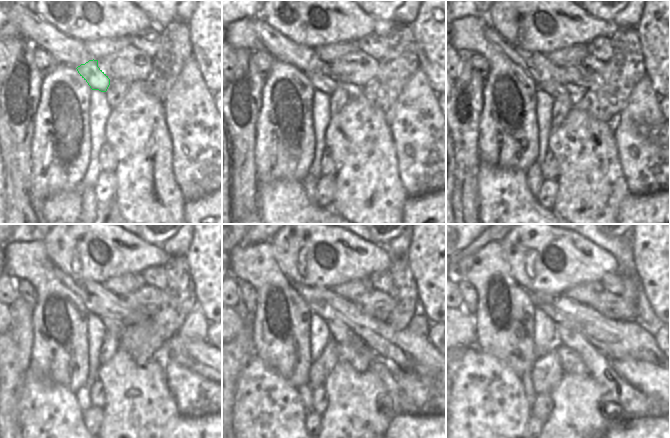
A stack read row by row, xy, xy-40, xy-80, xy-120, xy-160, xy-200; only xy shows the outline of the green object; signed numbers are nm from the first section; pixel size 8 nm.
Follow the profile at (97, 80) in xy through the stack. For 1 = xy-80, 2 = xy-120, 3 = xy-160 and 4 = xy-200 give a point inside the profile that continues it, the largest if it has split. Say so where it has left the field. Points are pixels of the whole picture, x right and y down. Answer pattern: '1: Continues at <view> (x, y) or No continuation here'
1: Continues at xy-80 (554, 89)
2: Continues at xy-120 (115, 326)
3: Continues at xy-160 (339, 332)
4: Continues at xy-200 (620, 402)

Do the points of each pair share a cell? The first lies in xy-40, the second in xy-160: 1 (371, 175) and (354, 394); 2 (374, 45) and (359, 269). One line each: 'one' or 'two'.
1: one
2: two

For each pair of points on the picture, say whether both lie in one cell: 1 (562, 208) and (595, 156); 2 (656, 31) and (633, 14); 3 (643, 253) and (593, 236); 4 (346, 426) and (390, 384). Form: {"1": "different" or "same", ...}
{"1": "same", "2": "different", "3": "different", "4": "different"}

